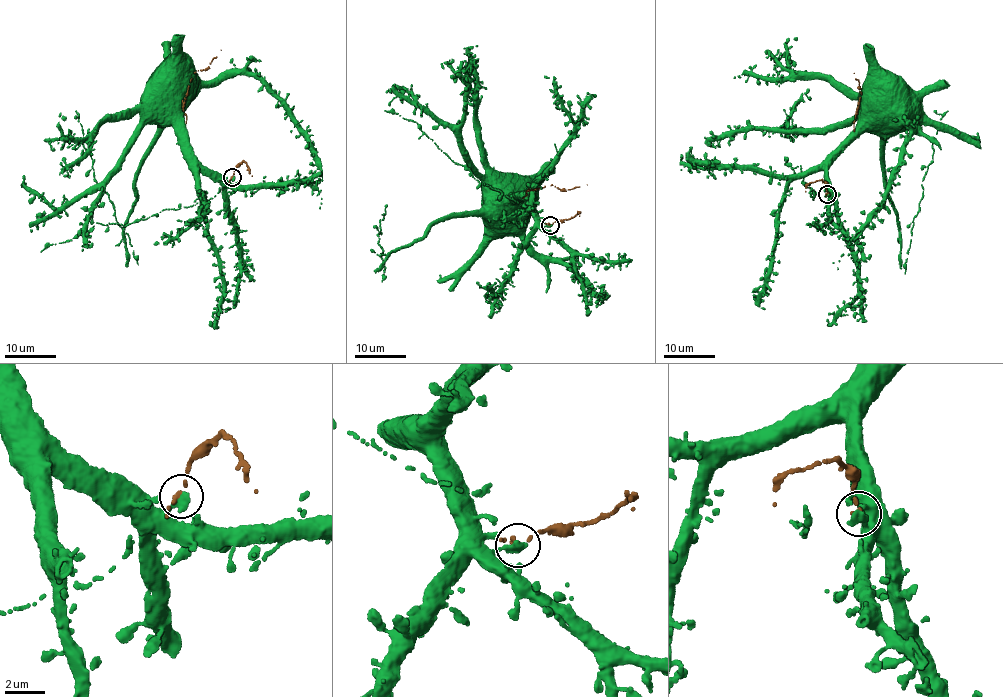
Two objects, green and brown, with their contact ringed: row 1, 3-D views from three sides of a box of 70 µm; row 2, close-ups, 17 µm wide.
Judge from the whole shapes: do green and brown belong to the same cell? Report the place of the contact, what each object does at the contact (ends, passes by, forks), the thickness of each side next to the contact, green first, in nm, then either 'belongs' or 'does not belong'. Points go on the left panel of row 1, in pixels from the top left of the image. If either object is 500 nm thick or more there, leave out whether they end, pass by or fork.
at (232, 177); 500 nm thick on the green side, 240 nm on the other; does not belong

